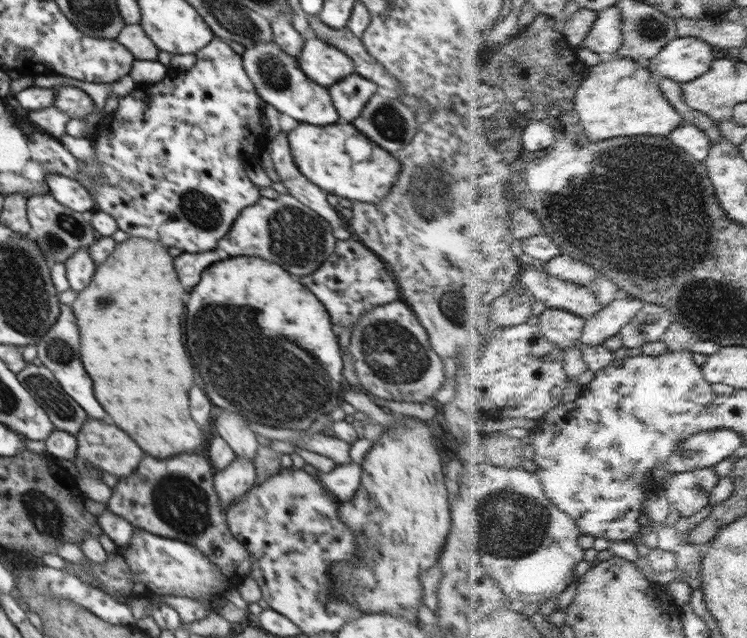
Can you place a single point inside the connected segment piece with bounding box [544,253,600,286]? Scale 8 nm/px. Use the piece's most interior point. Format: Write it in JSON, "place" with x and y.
{"place":[565,266]}

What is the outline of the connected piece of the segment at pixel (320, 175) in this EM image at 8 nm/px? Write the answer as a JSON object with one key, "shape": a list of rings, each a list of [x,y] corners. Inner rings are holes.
{"shape":[[[301,122],[288,132],[288,144],[294,164],[312,184],[348,200],[376,204],[390,192],[394,176],[398,174],[398,162],[386,150],[378,148],[364,134],[354,130],[350,124],[336,122],[332,123],[332,126],[320,126]],[[354,132],[356,132],[356,146],[354,146]]]}

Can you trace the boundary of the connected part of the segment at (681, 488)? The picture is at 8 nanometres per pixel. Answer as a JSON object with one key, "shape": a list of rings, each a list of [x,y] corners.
{"shape":[[[702,467],[672,476],[667,494],[673,508],[682,517],[688,518],[710,505],[712,495],[720,482],[720,474],[715,467]]]}

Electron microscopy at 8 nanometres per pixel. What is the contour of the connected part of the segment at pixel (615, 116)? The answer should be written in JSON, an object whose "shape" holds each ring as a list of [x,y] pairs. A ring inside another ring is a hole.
{"shape":[[[628,56],[603,58],[600,64],[594,66],[578,92],[576,111],[582,116],[586,130],[590,132],[594,142],[616,136],[638,136],[638,134],[664,134],[670,137],[685,124],[684,116],[672,106],[672,102],[664,96],[662,86],[655,81],[654,72],[649,68],[642,68],[636,59]]]}

